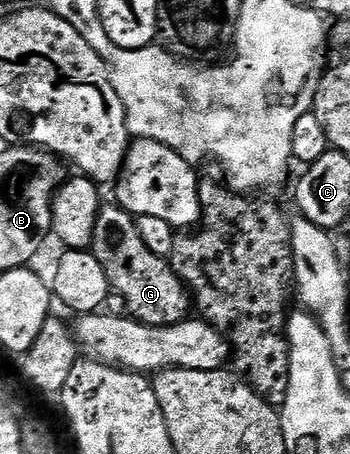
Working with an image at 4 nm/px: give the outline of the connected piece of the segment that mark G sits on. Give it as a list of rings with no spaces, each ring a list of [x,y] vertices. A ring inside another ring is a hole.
[[[104,204],[94,228],[91,252],[106,271],[109,287],[124,297],[129,315],[147,326],[173,326],[185,321],[194,303],[183,280],[170,269],[169,259],[154,256],[136,227],[136,218],[118,205]]]

